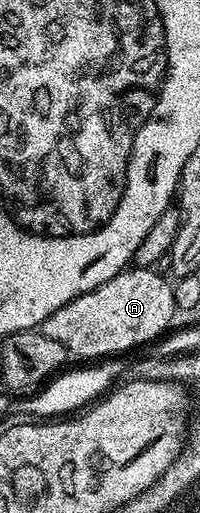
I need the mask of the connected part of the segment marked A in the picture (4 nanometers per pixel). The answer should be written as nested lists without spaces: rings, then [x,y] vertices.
[[[129,267],[110,278],[110,282],[60,307],[43,321],[40,330],[47,337],[62,342],[73,357],[112,358],[139,344],[151,345],[173,327],[172,315],[178,312],[173,285],[166,281],[152,268]]]

